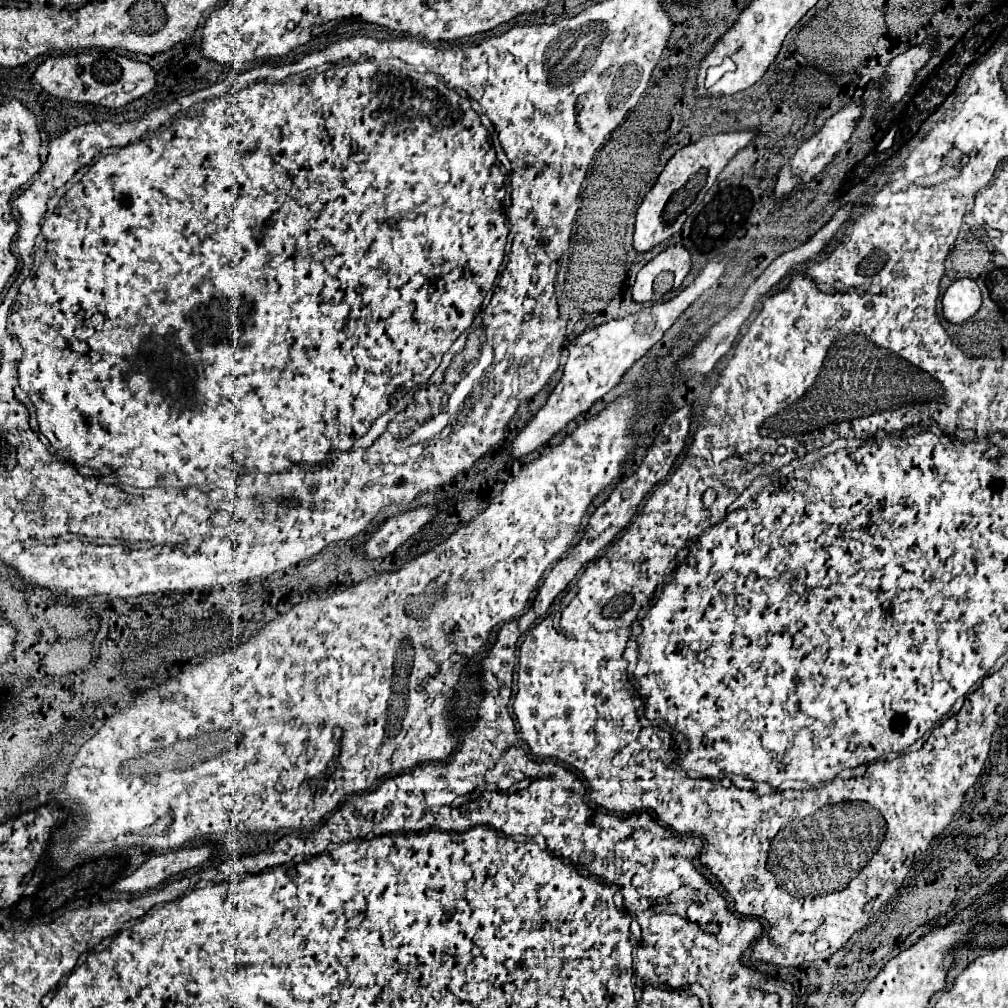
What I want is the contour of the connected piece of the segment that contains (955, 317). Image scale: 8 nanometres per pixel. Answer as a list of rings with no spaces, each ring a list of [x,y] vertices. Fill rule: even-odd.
[[[970,277],[958,279],[946,289],[942,305],[944,305],[944,317],[950,323],[968,321],[982,307],[982,295],[978,283]]]

